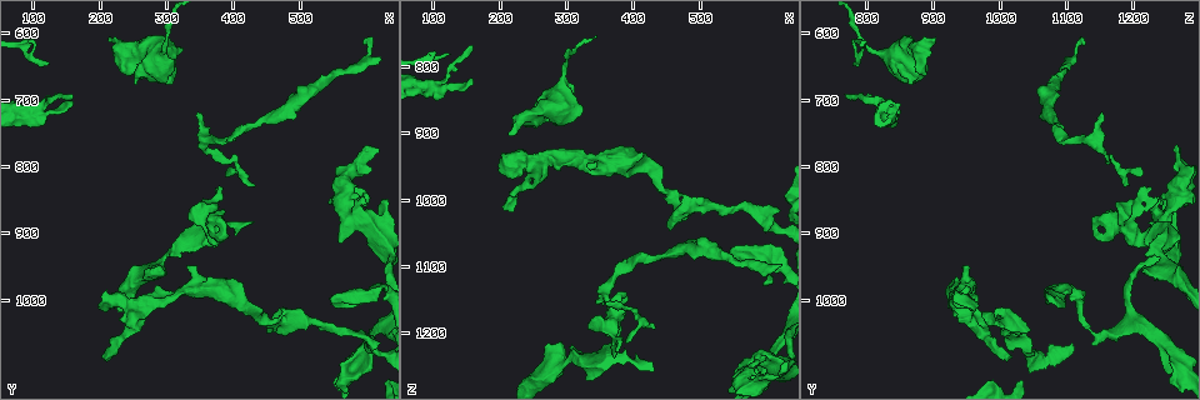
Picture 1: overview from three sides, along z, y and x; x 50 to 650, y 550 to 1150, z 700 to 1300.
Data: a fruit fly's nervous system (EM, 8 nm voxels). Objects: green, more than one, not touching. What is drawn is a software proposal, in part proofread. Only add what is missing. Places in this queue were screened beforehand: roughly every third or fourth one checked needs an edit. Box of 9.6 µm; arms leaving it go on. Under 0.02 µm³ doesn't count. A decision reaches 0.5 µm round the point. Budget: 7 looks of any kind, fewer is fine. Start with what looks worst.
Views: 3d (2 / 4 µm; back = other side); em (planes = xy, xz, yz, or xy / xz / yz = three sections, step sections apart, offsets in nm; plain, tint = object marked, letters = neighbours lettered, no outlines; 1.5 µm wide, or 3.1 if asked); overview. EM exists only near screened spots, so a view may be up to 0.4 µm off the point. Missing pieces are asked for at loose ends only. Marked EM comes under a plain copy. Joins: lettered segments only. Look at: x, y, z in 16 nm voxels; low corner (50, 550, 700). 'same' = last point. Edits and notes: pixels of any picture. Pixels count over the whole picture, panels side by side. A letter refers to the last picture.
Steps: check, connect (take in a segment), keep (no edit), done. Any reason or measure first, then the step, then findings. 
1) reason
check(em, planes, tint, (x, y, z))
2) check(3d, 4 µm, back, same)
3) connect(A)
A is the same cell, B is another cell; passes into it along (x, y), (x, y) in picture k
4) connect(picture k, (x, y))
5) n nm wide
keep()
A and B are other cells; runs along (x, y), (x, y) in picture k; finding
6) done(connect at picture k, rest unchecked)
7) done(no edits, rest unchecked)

check(3d, 4 µm, (210, 605, 905))

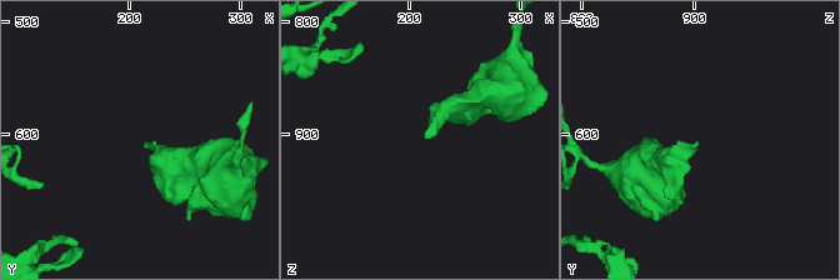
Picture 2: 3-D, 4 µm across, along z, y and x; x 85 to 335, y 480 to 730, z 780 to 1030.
now the EM
check(em, planes, tint, (212, 608, 904))

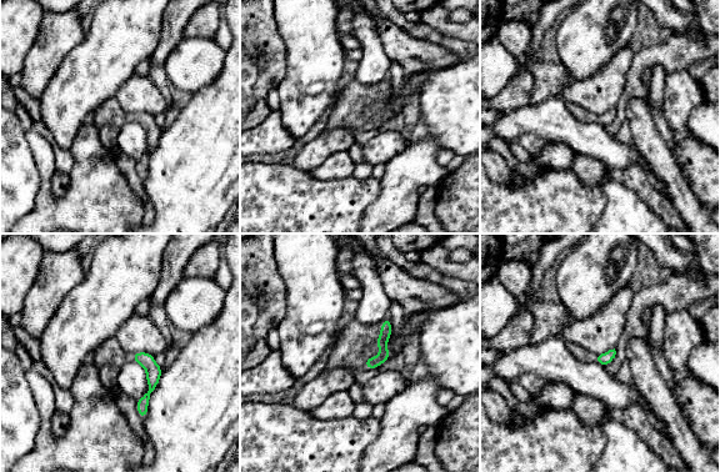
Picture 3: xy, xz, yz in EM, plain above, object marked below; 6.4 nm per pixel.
see the neighbours
check(em, planes, letters, same)

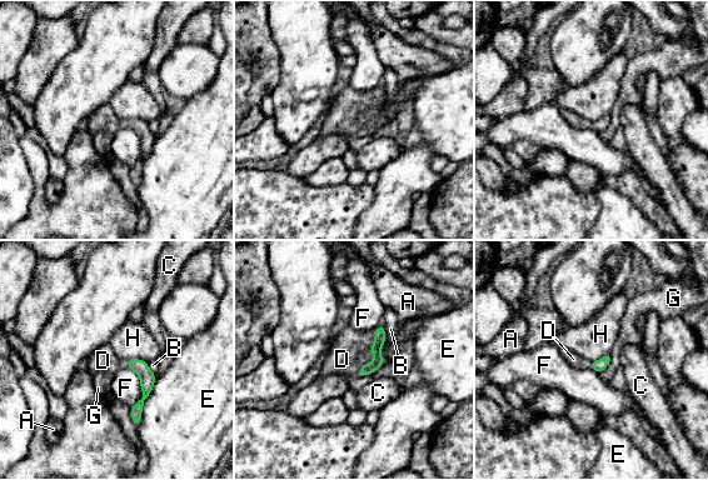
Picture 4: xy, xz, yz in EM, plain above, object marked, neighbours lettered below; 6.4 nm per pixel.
connect(D)
D is the same cell, A, B, C, E, F, G and H are other cells; passes into it along (380, 335), (374, 340), (342, 359) in picture 4; the neuron continues

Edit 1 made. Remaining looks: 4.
free end
check(em, planes, letters, (380, 910, 1155))

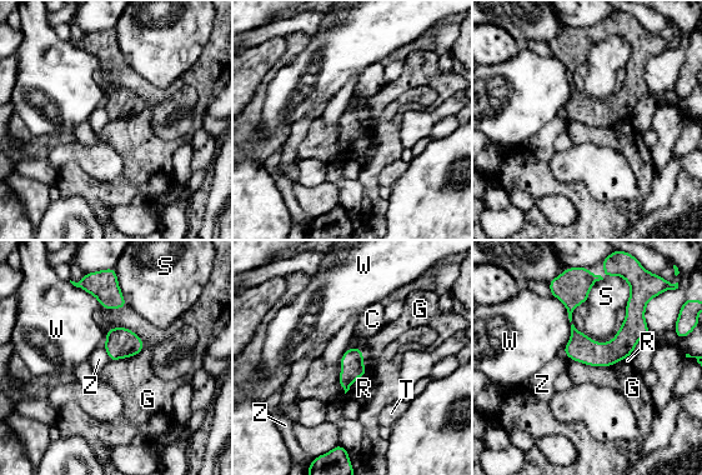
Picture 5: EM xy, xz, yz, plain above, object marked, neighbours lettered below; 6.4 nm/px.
keep()
C, G, R, S, T, W and Z are other cells; none of them fits

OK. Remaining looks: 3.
tapers out
check(3d, 2 µm, (160, 700, 820))

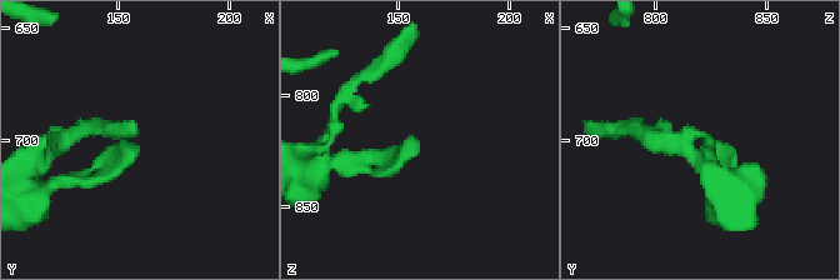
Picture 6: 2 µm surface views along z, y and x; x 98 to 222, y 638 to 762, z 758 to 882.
check(em, planes, letters, (159, 702, 824))

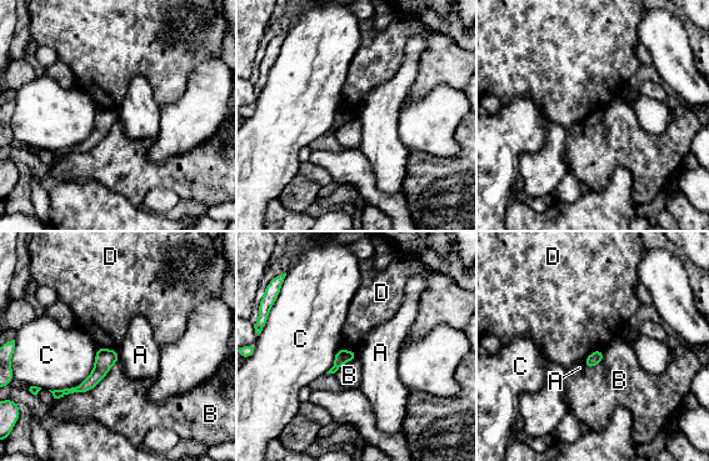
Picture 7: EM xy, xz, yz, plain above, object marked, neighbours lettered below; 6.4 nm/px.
90 nm wide
keep()
A, B, C and D are other cells; border along (96, 346), (116, 350) in picture 7; no lettered segment goes on from it

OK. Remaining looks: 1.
done(connect at picture 4, rest unchecked)

